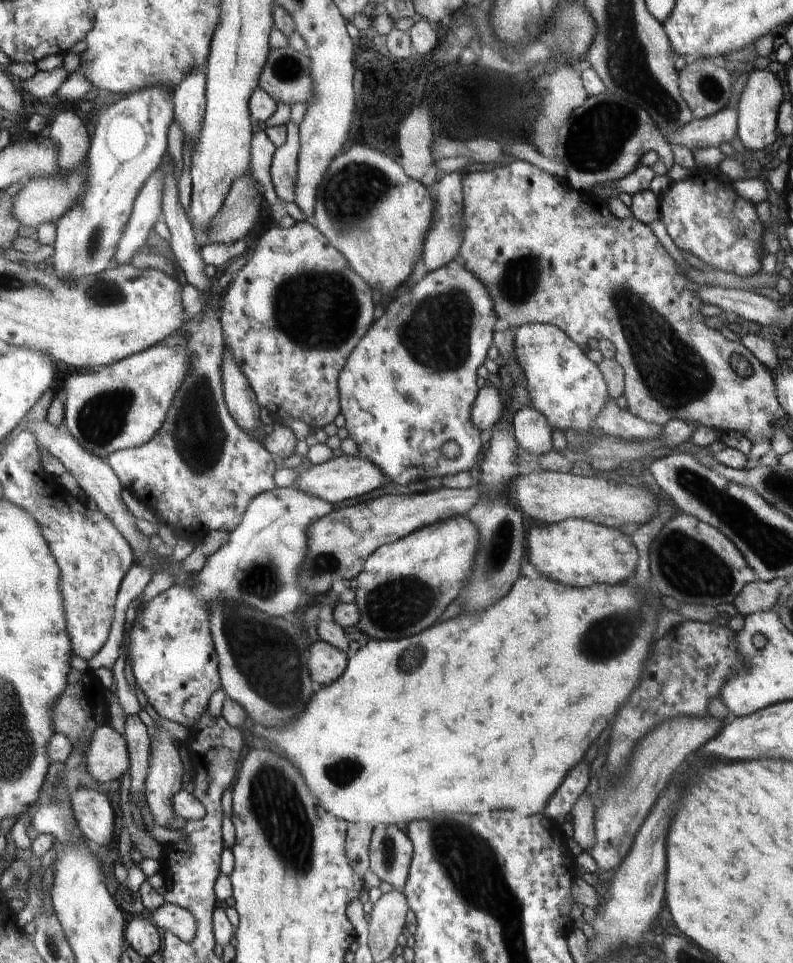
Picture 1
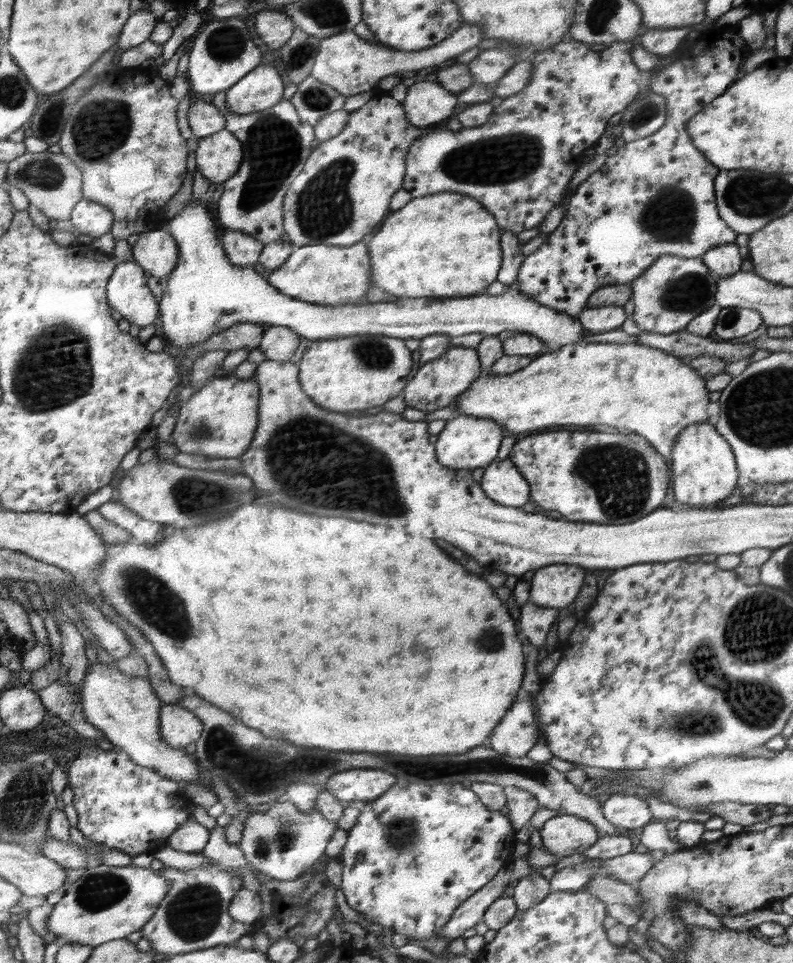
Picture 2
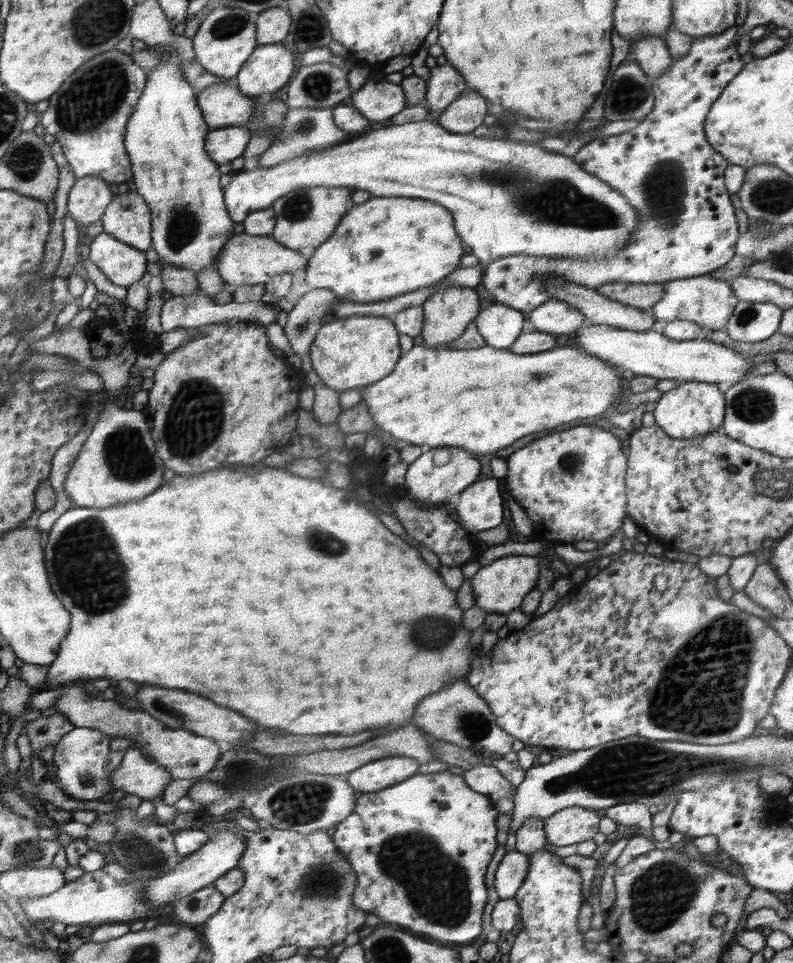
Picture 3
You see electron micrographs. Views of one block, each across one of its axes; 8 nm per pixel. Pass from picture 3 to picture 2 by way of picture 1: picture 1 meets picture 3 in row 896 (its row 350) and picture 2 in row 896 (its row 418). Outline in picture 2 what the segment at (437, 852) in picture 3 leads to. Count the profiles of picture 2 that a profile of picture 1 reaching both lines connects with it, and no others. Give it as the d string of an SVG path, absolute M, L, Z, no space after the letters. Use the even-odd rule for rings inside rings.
M434 782L430 785L426 785L425 783L410 783L404 788L389 789L385 792L384 795L381 795L380 798L360 804L360 808L361 813L356 820L356 824L348 831L347 842L344 845L342 853L338 857L343 866L341 888L347 900L346 904L348 904L348 906L353 910L362 914L362 916L364 916L364 919L368 920L368 922L374 925L380 925L382 926L382 928L392 928L396 933L407 936L409 939L432 939L433 937L438 936L438 932L440 932L442 928L444 928L446 924L449 923L449 920L453 917L454 912L457 911L458 907L461 907L461 904L464 903L466 899L469 899L470 896L476 894L478 891L481 890L482 887L486 886L486 884L489 884L495 878L495 876L497 876L502 866L506 866L506 864L511 864L513 862L512 856L510 856L510 854L512 854L512 850L514 850L514 845L516 844L517 840L516 832L514 832L514 828L512 828L512 821L510 820L510 817L504 816L504 814L501 814L500 811L492 810L489 809L487 806L484 806L484 803L480 802L478 795L471 788L466 788L465 785L442 784L438 782Z

